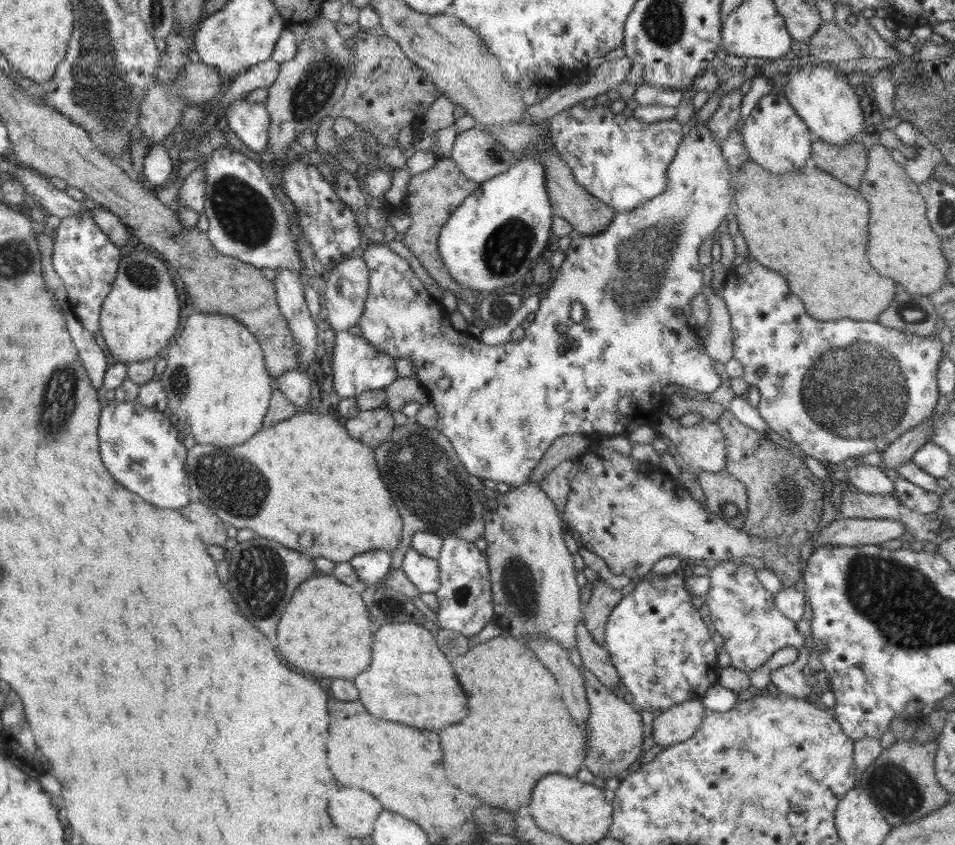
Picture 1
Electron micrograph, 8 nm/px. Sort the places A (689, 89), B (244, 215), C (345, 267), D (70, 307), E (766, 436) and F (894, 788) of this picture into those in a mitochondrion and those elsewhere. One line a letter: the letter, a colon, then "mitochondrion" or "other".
A: other
B: mitochondrion
C: other
D: other
E: other
F: mitochondrion

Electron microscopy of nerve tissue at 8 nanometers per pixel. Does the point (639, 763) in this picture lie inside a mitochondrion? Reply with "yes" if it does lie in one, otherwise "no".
no

